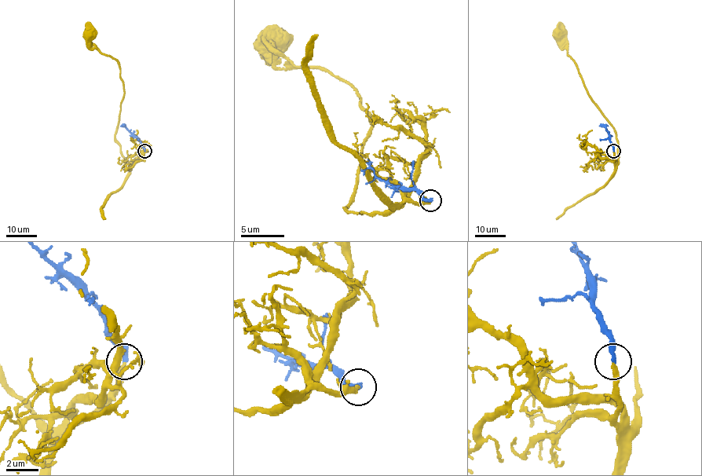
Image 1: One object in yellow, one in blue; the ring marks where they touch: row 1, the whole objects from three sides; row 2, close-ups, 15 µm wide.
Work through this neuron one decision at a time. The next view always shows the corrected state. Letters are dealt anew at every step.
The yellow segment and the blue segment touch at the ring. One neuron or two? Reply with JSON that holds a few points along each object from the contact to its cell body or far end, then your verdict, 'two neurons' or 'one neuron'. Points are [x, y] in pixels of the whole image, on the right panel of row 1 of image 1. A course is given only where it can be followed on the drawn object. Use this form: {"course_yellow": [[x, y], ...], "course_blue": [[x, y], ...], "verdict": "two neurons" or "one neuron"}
{"course_yellow": [[613, 151], [614, 162], [617, 162], [616, 132], [587, 93], [576, 63], [568, 55], [567, 45], [559, 35]], "course_blue": [[613, 151], [610, 135], [602, 126], [605, 125]], "verdict": "one neuron"}

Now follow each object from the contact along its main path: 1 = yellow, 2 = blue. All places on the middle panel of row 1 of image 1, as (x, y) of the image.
1: (429, 199), (368, 213), (346, 208), (371, 117), (342, 79), (320, 69), (276, 62), (272, 42)
2: (429, 199), (422, 195), (399, 191), (371, 169), (363, 176)

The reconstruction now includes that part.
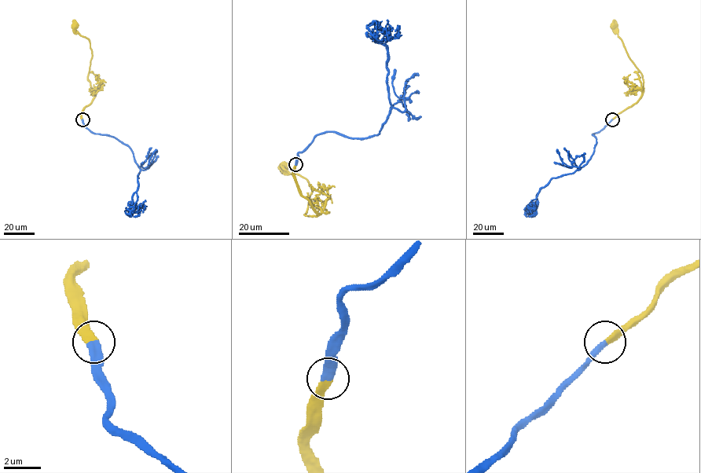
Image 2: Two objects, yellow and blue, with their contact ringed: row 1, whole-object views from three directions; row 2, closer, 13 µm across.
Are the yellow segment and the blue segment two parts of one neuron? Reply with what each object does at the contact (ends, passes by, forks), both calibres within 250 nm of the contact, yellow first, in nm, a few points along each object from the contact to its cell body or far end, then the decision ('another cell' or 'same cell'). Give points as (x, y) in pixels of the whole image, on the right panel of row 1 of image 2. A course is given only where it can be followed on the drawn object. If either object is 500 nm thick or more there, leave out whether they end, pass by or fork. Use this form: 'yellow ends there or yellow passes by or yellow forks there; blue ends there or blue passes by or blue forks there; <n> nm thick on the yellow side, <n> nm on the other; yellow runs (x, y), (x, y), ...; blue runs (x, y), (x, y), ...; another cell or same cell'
yellow ends there; blue ends there; 360 nm thick on the yellow side, 380 nm on the other; yellow runs (612, 119), (634, 104), (644, 90), (643, 75), (628, 55), (614, 26); blue runs (612, 119), (592, 134), (596, 144), (585, 164), (552, 177), (541, 188), (536, 213), (531, 216); same cell

